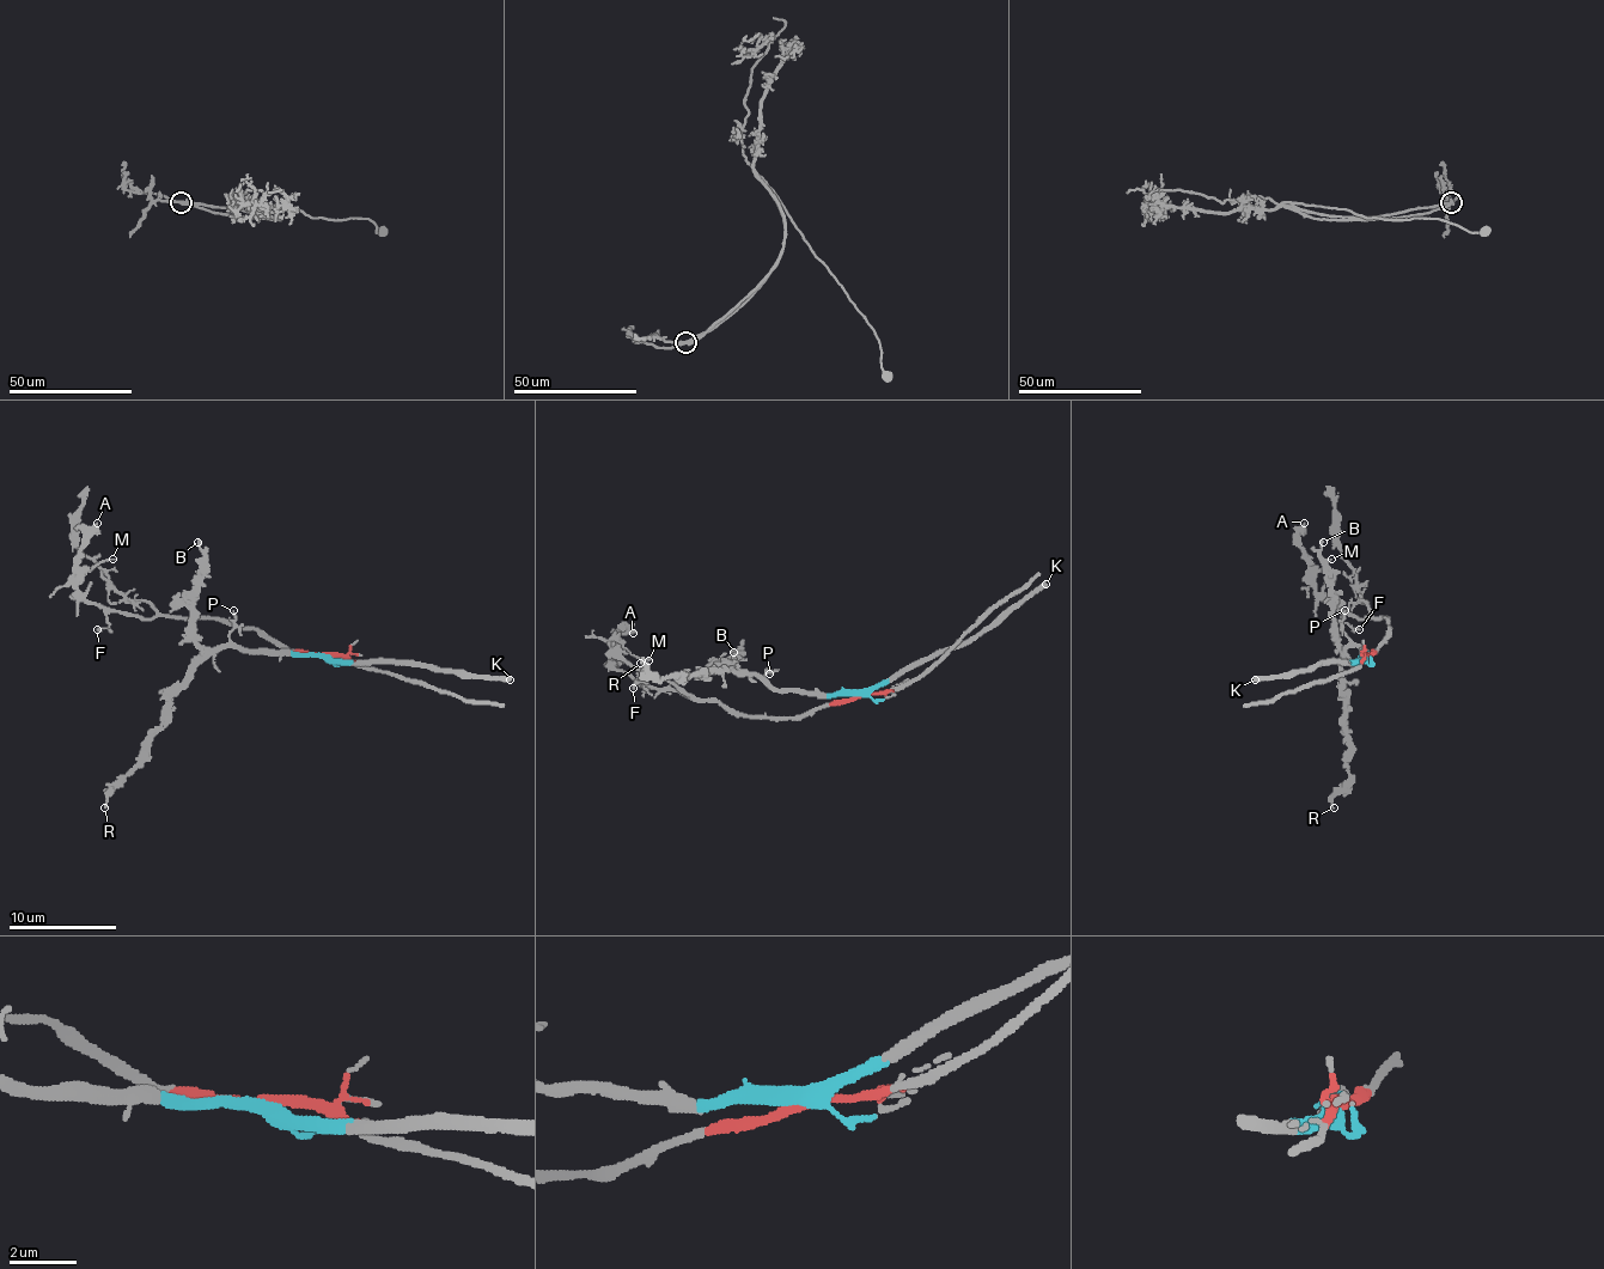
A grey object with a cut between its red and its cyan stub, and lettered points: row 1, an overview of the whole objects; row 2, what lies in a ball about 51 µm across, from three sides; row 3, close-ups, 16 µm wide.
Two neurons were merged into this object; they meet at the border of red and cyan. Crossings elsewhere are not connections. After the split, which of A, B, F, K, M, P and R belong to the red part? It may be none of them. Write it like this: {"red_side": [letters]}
{"red_side": ["A", "F", "M"]}

